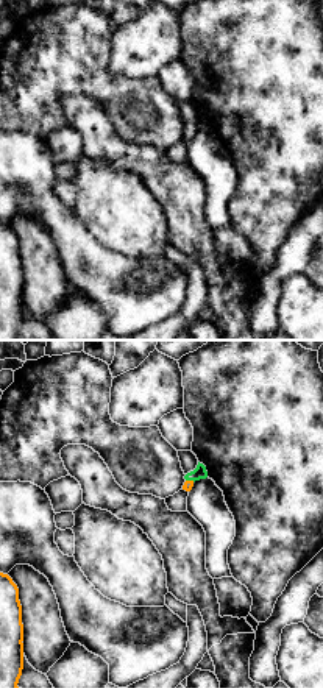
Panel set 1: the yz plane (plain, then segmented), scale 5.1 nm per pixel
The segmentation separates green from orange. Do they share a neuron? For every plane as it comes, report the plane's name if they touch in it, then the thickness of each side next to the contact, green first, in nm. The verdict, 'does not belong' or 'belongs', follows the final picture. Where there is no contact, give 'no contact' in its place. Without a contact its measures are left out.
meets green in yz; 70 nm thick on the green side, 50 nm on the other

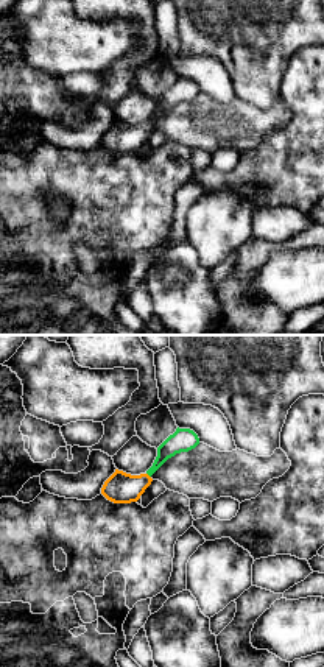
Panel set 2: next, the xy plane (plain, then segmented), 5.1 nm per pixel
meets green in xy; 120 nm thick on the green side, 160 nm on the other

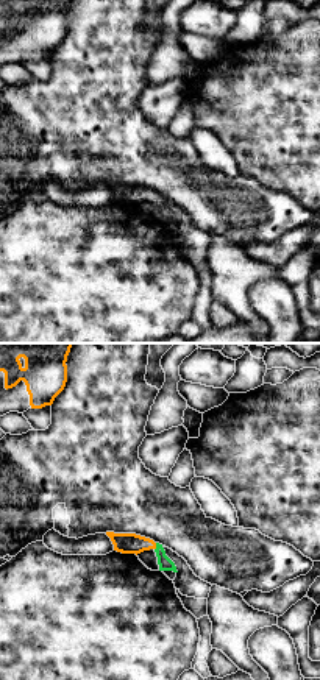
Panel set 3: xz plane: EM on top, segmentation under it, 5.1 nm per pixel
meets green in xz; 70 nm thick on the green side, 110 nm on the other

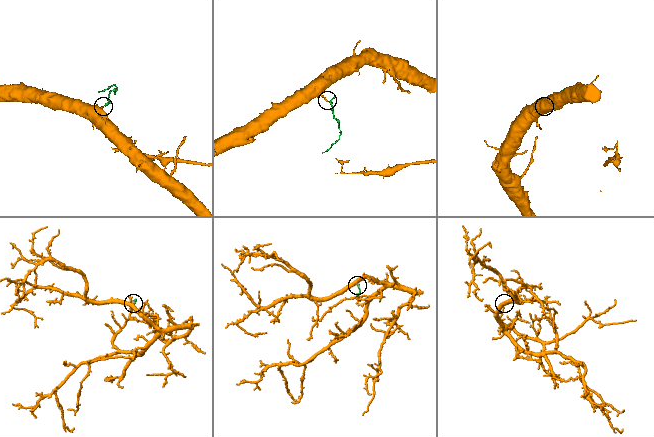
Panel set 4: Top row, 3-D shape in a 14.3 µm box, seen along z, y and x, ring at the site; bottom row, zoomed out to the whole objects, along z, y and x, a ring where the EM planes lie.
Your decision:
belongs

